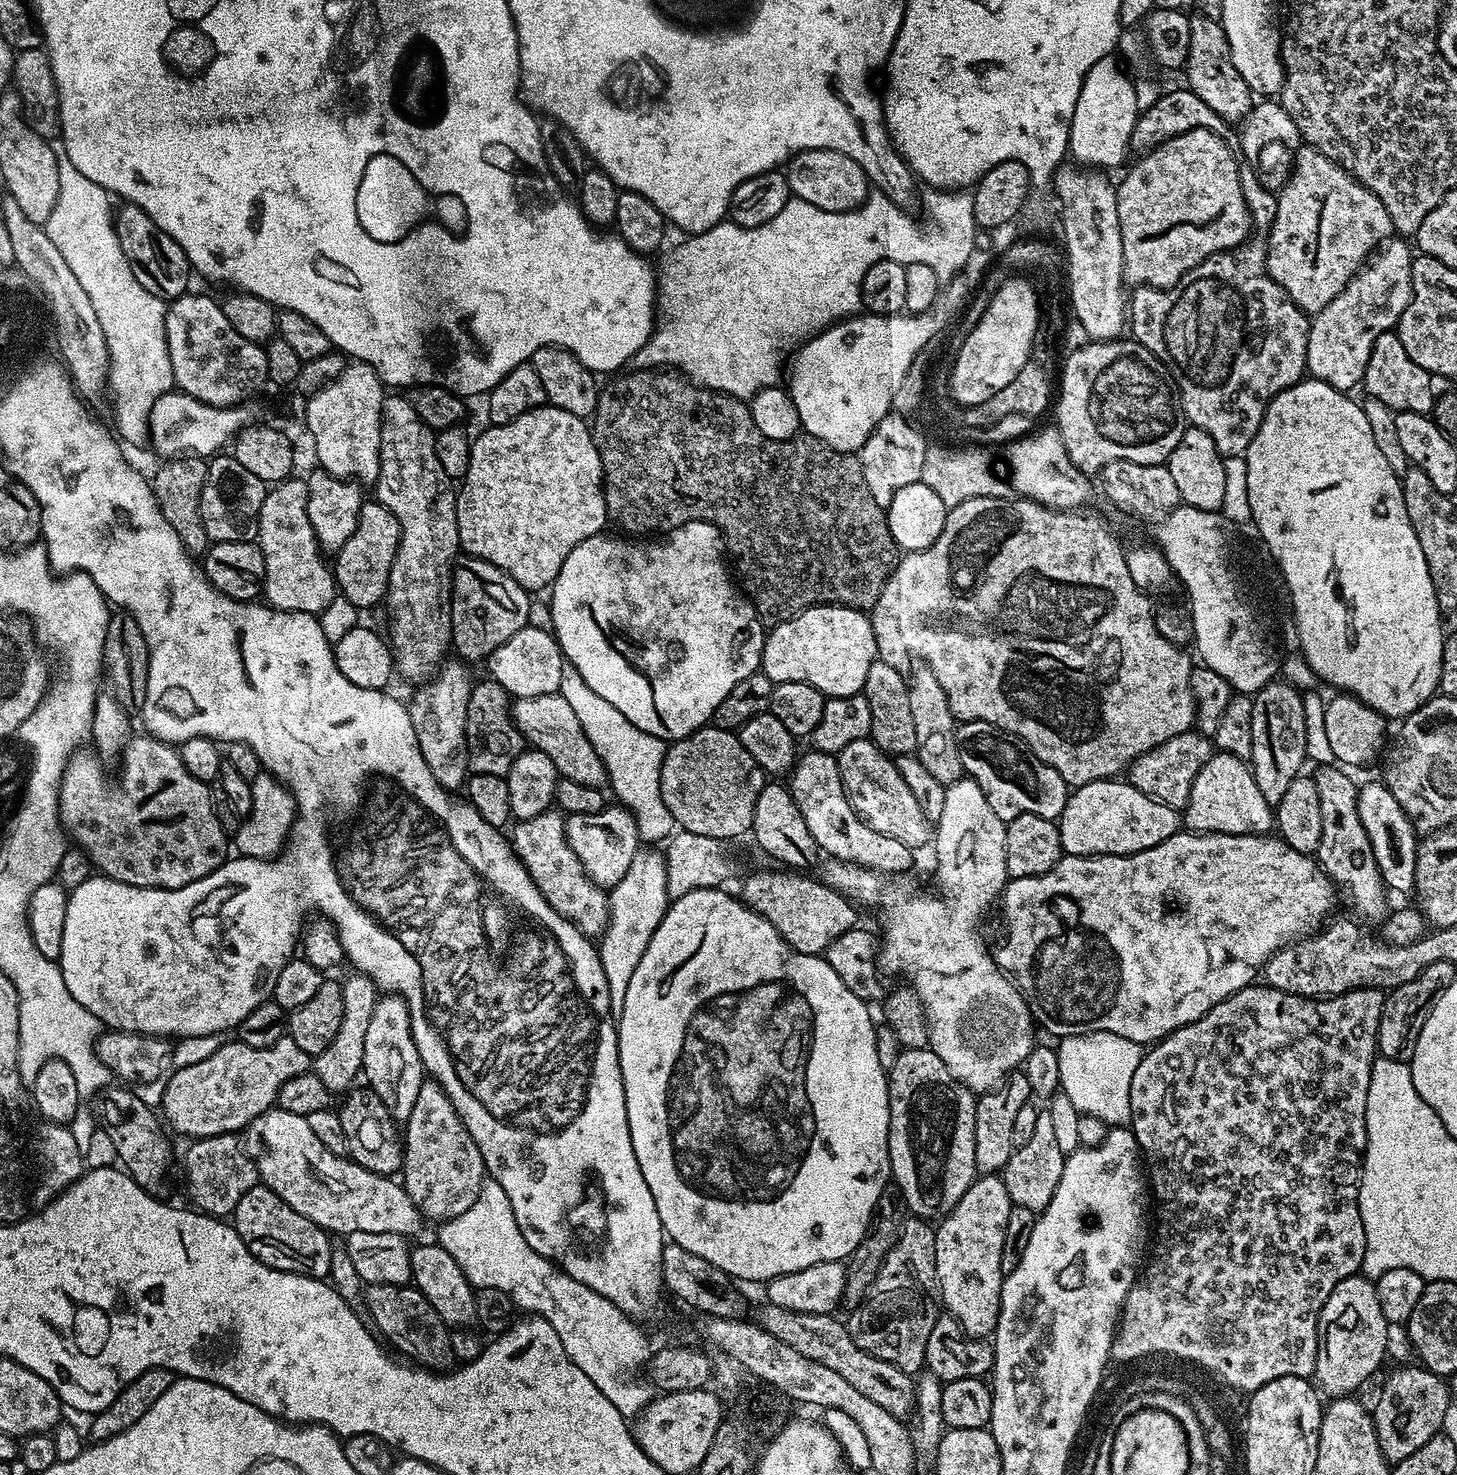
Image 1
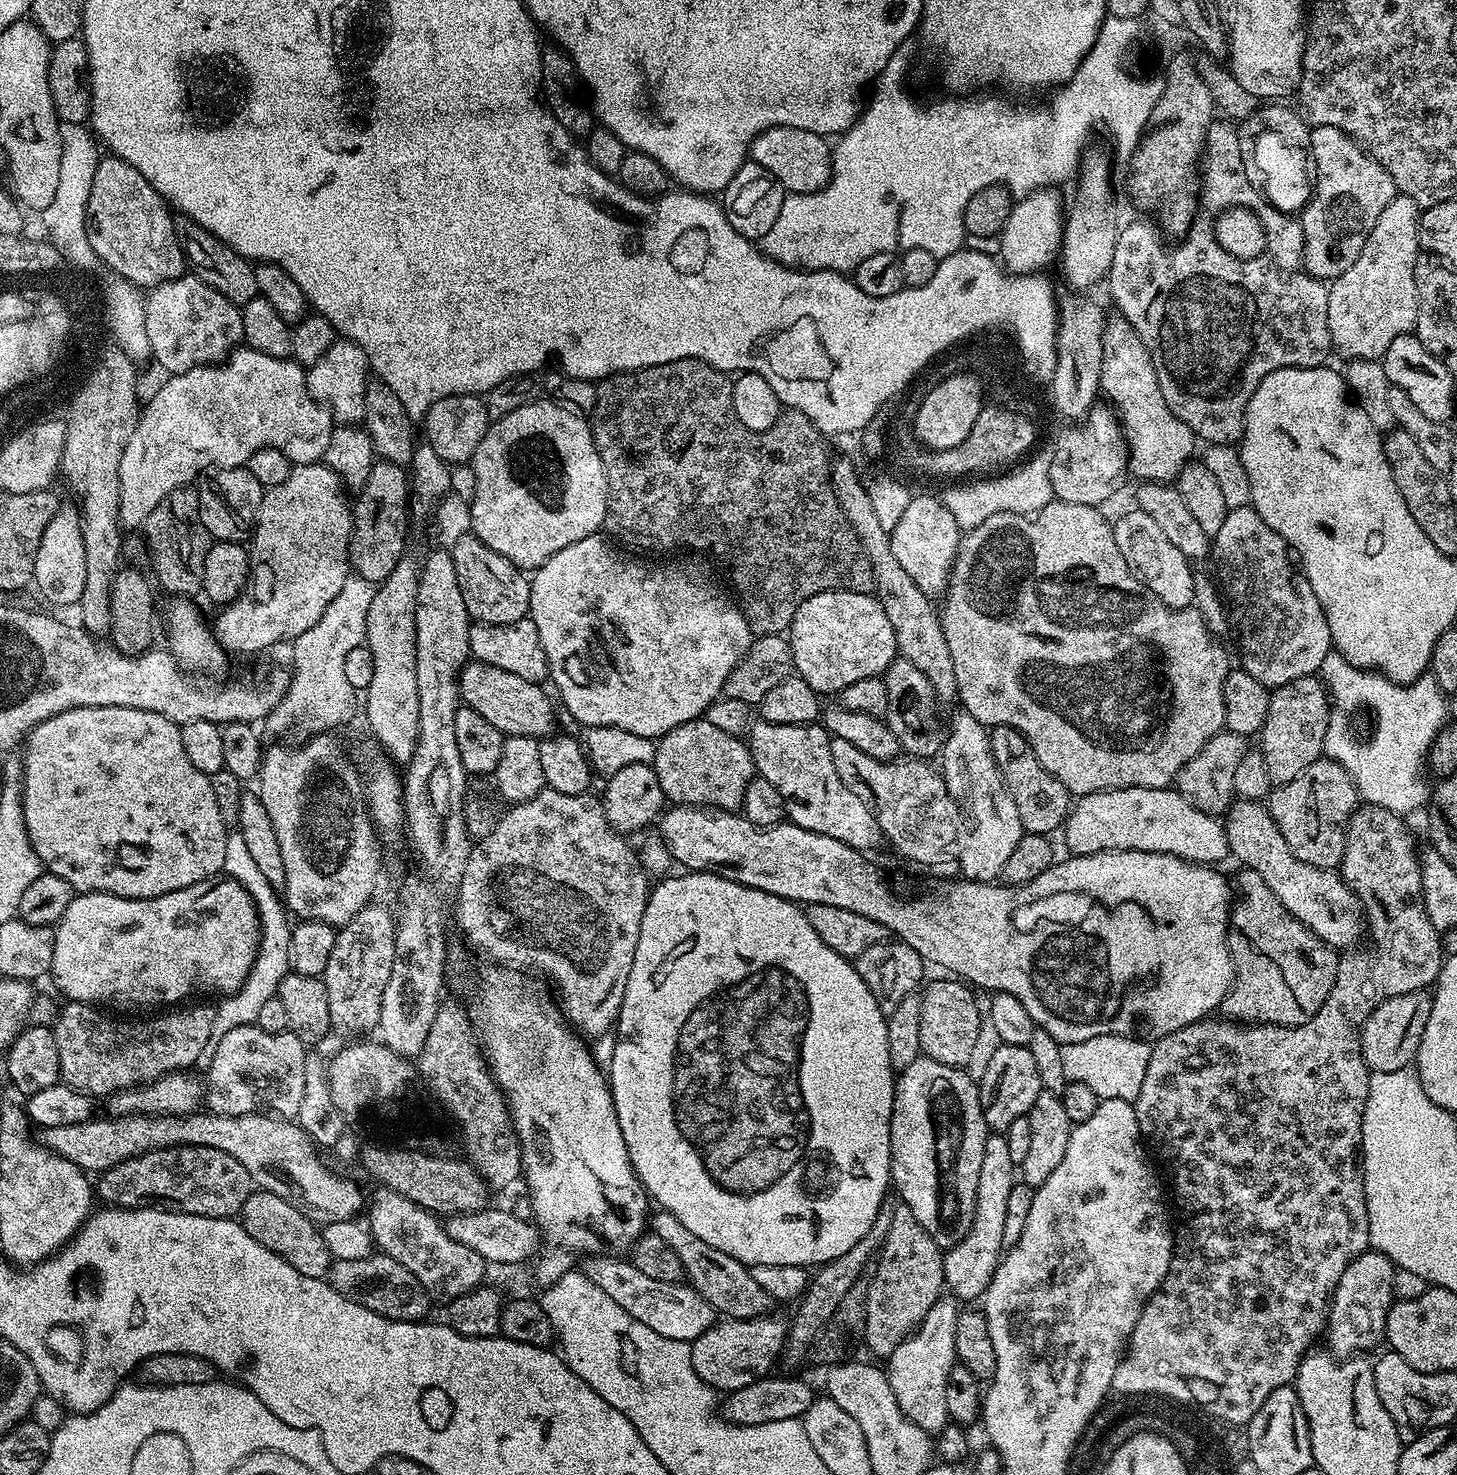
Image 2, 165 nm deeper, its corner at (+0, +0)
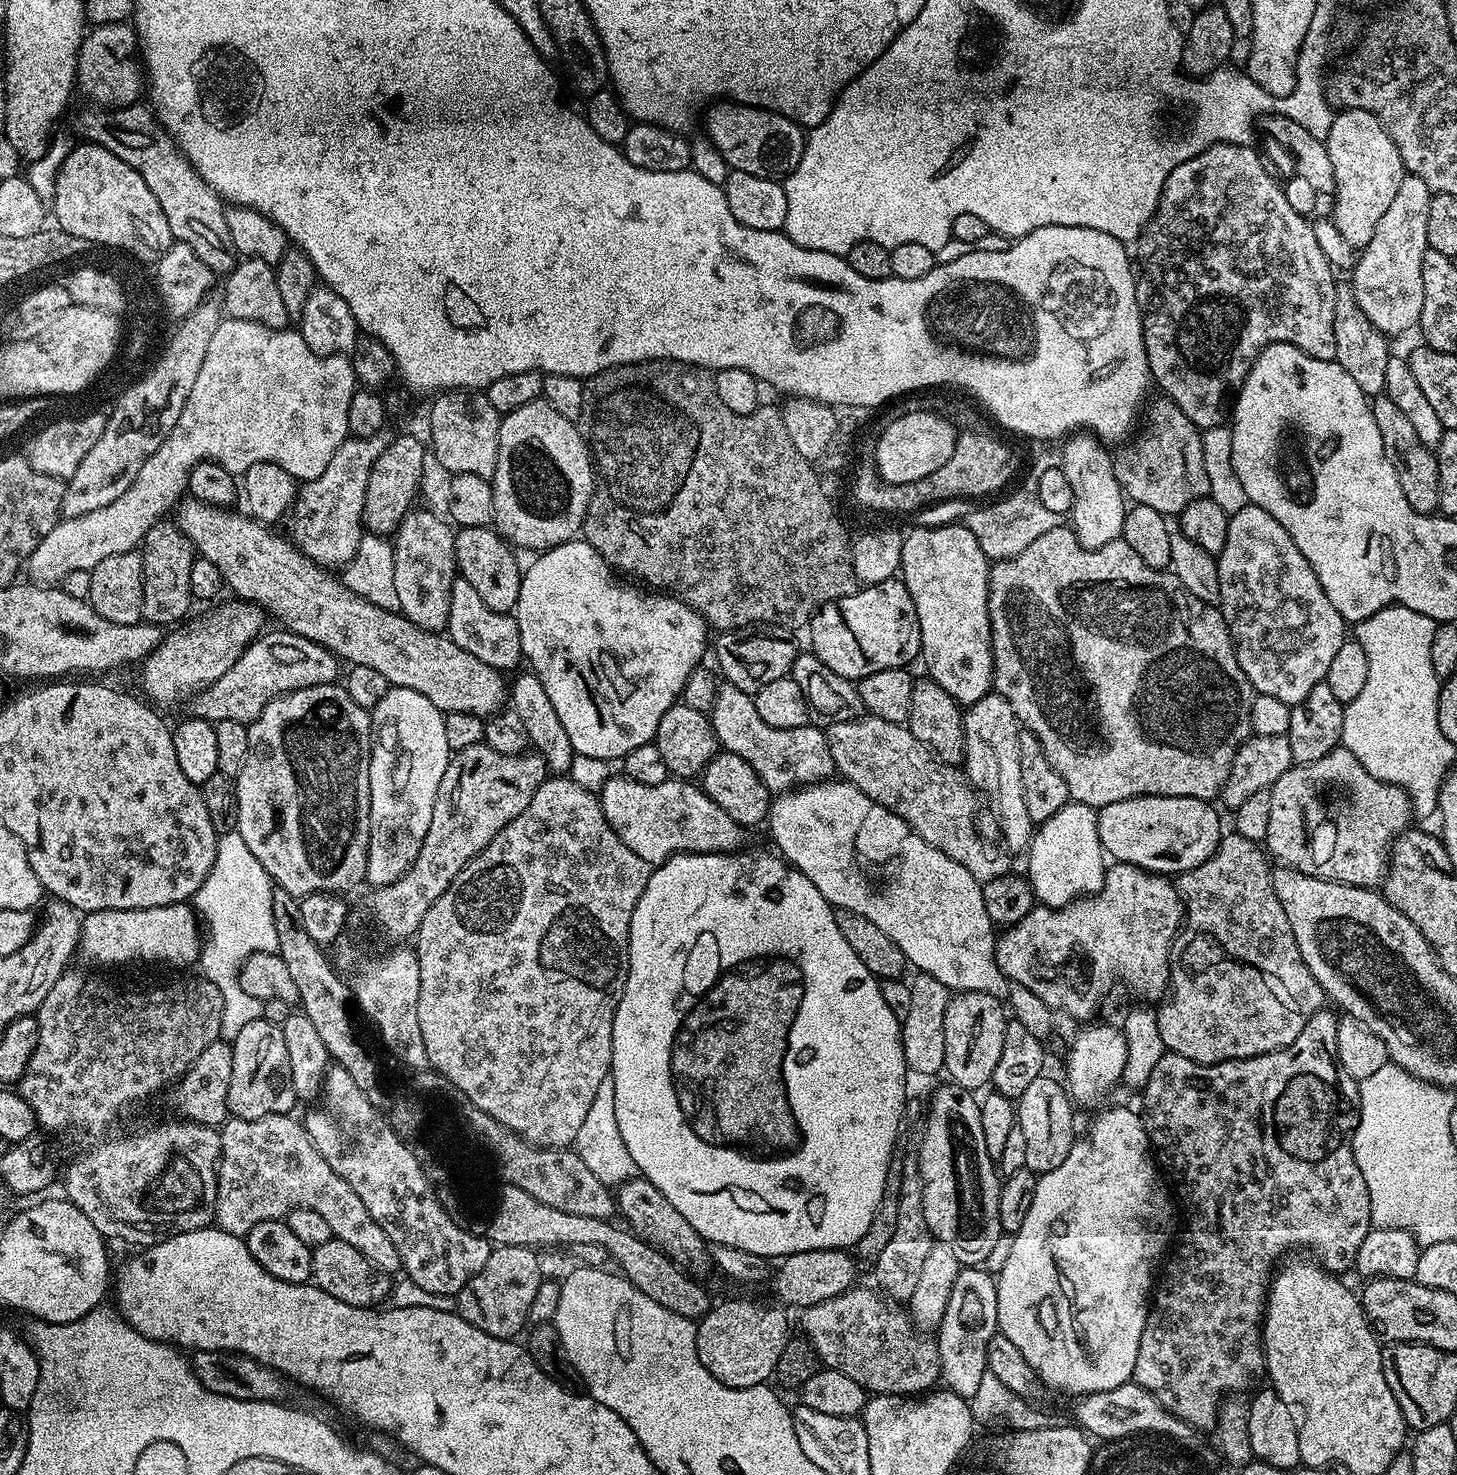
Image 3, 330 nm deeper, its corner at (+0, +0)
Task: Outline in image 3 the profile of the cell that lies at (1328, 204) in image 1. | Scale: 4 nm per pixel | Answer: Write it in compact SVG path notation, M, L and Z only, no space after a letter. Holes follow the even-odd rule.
M1345 108L1333 115L1326 143L1330 154L1330 166L1334 166L1336 183L1330 219L1352 248L1362 250L1368 245L1370 238L1374 238L1374 229L1378 227L1378 221L1382 218L1382 214L1386 214L1398 186L1402 186L1402 178L1406 175L1402 154L1398 154L1398 146L1394 146L1394 138L1390 138L1383 122L1374 114L1357 108Z

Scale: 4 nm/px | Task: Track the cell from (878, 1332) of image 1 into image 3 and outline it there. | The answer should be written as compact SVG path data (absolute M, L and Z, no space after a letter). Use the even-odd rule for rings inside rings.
M915 1155L904 1159L904 1169L900 1179L898 1194L898 1222L894 1226L894 1234L890 1242L886 1242L886 1250L874 1262L876 1280L879 1291L891 1300L906 1302L914 1294L922 1265L930 1255L930 1246L934 1243L932 1231L926 1226L926 1214L922 1214L922 1178L918 1170Z

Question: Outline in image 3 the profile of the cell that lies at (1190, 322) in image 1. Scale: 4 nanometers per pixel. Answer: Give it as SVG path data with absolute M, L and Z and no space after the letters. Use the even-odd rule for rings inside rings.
M1275 175L1270 177L1268 184L1264 184L1264 180L1236 180L1236 184L1232 184L1232 188L1236 188L1236 192L1240 192L1240 196L1236 196L1236 200L1232 200L1232 224L1220 224L1220 216L1224 216L1224 212L1216 212L1216 208L1220 208L1220 204L1216 204L1216 196L1208 196L1208 204L1204 204L1204 196L1168 196L1168 200L1160 200L1155 216L1140 234L1138 241L1140 249L1134 252L1135 259L1138 261L1136 301L1140 307L1140 315L1143 317L1144 345L1150 362L1152 379L1158 388L1160 384L1161 390L1164 391L1161 393L1167 399L1173 400L1182 410L1182 414L1186 414L1186 418L1190 418L1190 422L1194 422L1201 430L1224 424L1229 419L1236 393L1244 384L1250 366L1266 346L1293 344L1298 350L1319 360L1335 360L1336 358L1334 310L1336 309L1338 281L1332 277L1334 268L1329 264L1326 256L1322 254L1322 249L1318 246L1317 239L1314 238L1314 230L1309 217L1303 211L1300 213L1288 201L1288 196L1283 192Z

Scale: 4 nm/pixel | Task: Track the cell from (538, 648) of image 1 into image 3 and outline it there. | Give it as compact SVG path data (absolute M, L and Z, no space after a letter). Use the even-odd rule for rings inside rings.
M457 578L450 590L450 618L446 635L455 644L462 646L462 650L467 650L469 654L474 654L474 658L486 662L486 666L494 666L501 670L507 670L516 663L521 663L524 654L515 615L490 610L490 606L486 606L482 598L478 598L474 586L470 586L470 582L462 578Z

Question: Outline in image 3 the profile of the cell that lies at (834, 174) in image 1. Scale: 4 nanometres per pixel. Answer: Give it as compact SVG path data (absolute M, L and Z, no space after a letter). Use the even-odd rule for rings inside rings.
M731 102L713 103L707 112L707 139L720 151L731 171L758 174L758 178L774 180L787 177L798 166L804 153L806 132L790 118L768 108Z

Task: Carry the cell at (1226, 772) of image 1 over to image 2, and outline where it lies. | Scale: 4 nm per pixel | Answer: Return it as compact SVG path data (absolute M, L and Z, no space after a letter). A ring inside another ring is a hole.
M1237 799L1228 809L1223 825L1228 835L1229 853L1237 856L1243 867L1262 877L1262 882L1274 890L1278 902L1286 906L1294 919L1305 924L1333 950L1352 950L1359 945L1356 943L1360 935L1363 937L1366 932L1366 917L1358 897L1340 877L1339 871L1310 866L1310 862L1297 858L1294 850L1286 846L1282 830L1278 830L1274 818L1261 801Z

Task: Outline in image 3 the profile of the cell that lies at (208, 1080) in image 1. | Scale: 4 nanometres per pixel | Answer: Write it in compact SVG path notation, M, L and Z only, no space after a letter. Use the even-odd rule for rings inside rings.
M263 1018L249 1022L239 1031L236 1040L231 1041L231 1046L234 1050L234 1071L230 1074L229 1113L237 1120L291 1113L298 1101L294 1078L290 1078L290 1054L280 1025L271 1024Z

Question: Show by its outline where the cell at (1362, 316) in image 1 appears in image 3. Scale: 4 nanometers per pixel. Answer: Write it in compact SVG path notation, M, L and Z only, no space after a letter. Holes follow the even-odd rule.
M1404 175L1386 214L1374 229L1374 238L1355 257L1350 287L1356 304L1372 325L1389 338L1415 329L1422 314L1422 254L1428 249L1426 226L1434 193L1417 176Z

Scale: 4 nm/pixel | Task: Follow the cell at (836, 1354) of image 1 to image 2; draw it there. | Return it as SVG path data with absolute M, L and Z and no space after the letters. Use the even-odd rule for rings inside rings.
M663 1210L653 1211L650 1216L650 1232L651 1235L662 1238L662 1242L674 1250L683 1279L698 1294L702 1294L702 1298L710 1302L710 1306L721 1317L749 1320L765 1315L771 1309L768 1307L773 1307L772 1297L766 1294L766 1290L762 1290L762 1286L758 1286L758 1282L754 1282L749 1265L738 1262L738 1258L730 1258L730 1254L722 1254L722 1250L710 1246L710 1242L702 1242L702 1238L698 1238L698 1234L691 1230L686 1230L686 1226L682 1226L674 1214Z

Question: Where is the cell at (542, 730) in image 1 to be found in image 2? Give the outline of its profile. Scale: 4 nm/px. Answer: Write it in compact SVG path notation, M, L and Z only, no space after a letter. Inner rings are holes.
M469 662L460 671L460 699L463 707L478 710L490 726L494 726L505 736L534 736L544 738L553 731L556 712L552 700L543 692L540 684L532 684L518 674L506 674L498 666L479 662Z

